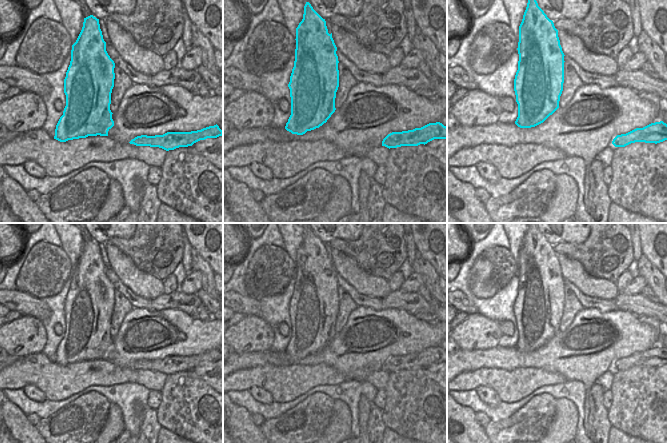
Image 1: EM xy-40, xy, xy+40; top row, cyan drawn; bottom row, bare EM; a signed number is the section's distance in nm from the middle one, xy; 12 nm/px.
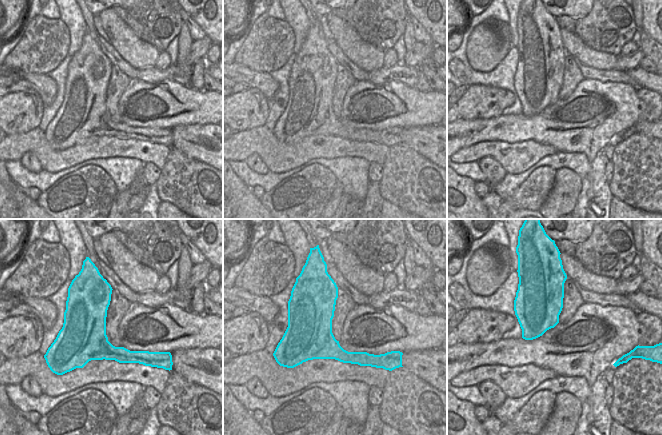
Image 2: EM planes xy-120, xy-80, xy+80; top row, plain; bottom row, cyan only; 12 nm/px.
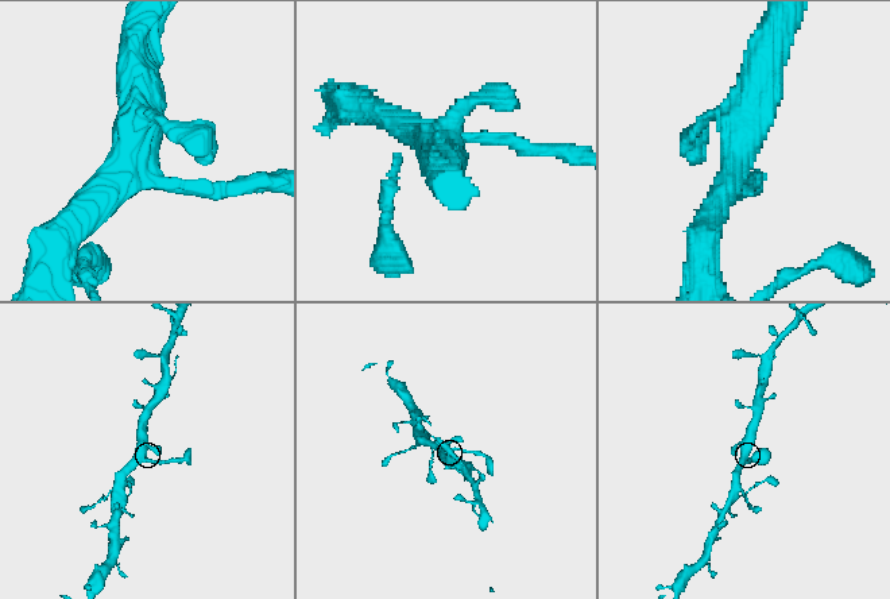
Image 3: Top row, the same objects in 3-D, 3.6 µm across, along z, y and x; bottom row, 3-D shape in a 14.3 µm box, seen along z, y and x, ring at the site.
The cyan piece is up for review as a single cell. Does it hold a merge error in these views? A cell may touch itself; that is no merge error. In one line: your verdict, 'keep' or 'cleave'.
keep

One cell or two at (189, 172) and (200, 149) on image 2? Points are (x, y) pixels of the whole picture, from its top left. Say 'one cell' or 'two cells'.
two cells

